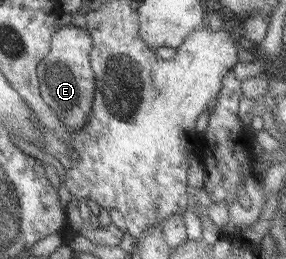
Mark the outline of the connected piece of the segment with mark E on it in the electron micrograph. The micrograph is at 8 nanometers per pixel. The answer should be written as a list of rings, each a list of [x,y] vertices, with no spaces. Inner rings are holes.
[[[72,24],[58,27],[51,35],[46,56],[37,64],[36,75],[40,95],[51,112],[69,130],[77,130],[85,124],[93,98],[94,76],[90,69],[89,51],[91,38],[87,31]]]

